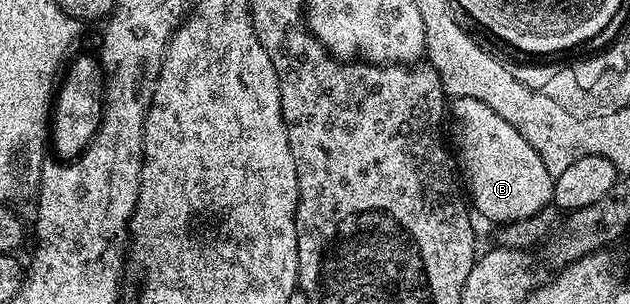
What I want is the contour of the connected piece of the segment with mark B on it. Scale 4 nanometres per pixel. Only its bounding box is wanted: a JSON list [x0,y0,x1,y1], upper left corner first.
[449,98,549,224]

